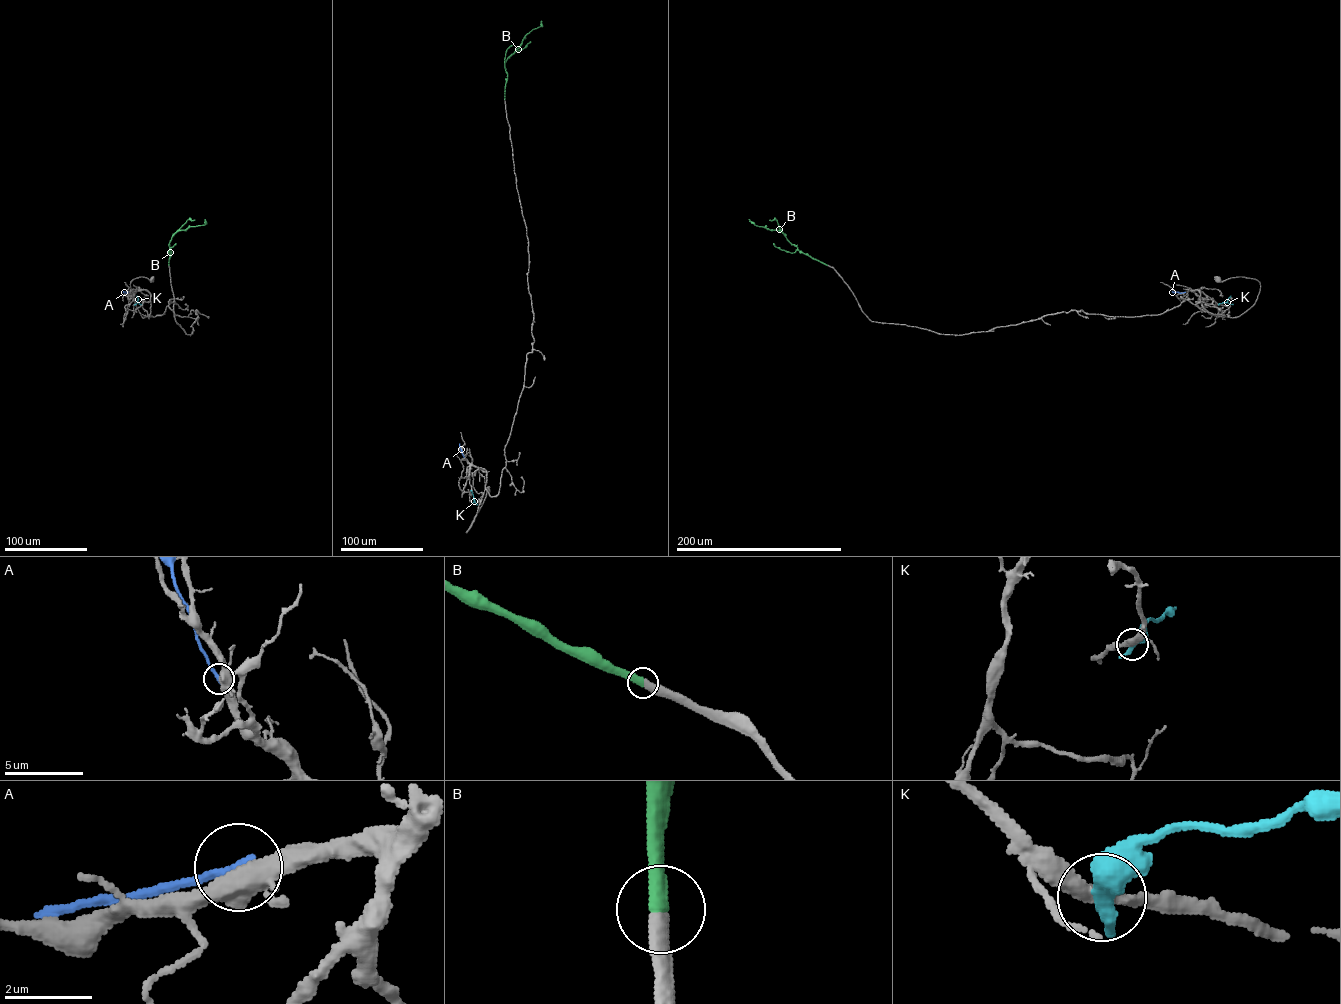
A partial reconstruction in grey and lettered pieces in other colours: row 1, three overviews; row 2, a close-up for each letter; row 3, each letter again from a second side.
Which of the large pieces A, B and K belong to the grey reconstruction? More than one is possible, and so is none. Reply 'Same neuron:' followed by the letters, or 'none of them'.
Same neuron: B

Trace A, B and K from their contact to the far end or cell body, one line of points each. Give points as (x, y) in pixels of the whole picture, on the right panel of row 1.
A: (1185, 292), (1171, 291)
B: (827, 265), (801, 252), (781, 231), (757, 226), (748, 219)
K: (1218, 304), (1226, 302), (1231, 295)

